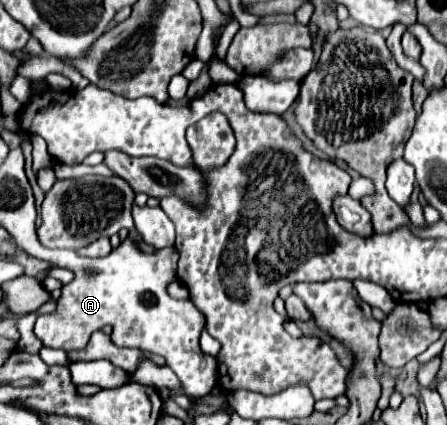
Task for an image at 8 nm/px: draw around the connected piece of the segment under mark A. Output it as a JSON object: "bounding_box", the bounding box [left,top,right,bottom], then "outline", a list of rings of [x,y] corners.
{"bounding_box":[35,237,217,397],"outline":[[[127,237],[117,249],[113,249],[103,259],[85,259],[85,257],[71,257],[71,265],[75,271],[75,279],[61,288],[61,297],[57,301],[57,311],[51,315],[41,315],[35,323],[35,335],[53,349],[83,349],[89,341],[89,335],[105,325],[113,325],[113,343],[119,347],[137,347],[149,353],[165,357],[165,363],[173,369],[179,379],[179,389],[171,391],[173,395],[191,395],[203,397],[213,391],[217,385],[217,361],[211,355],[205,355],[199,347],[199,335],[205,327],[205,317],[195,309],[191,301],[179,301],[167,295],[167,283],[175,279],[177,271],[177,251],[173,247],[159,249],[153,255],[145,255],[137,249],[137,245]]]}

